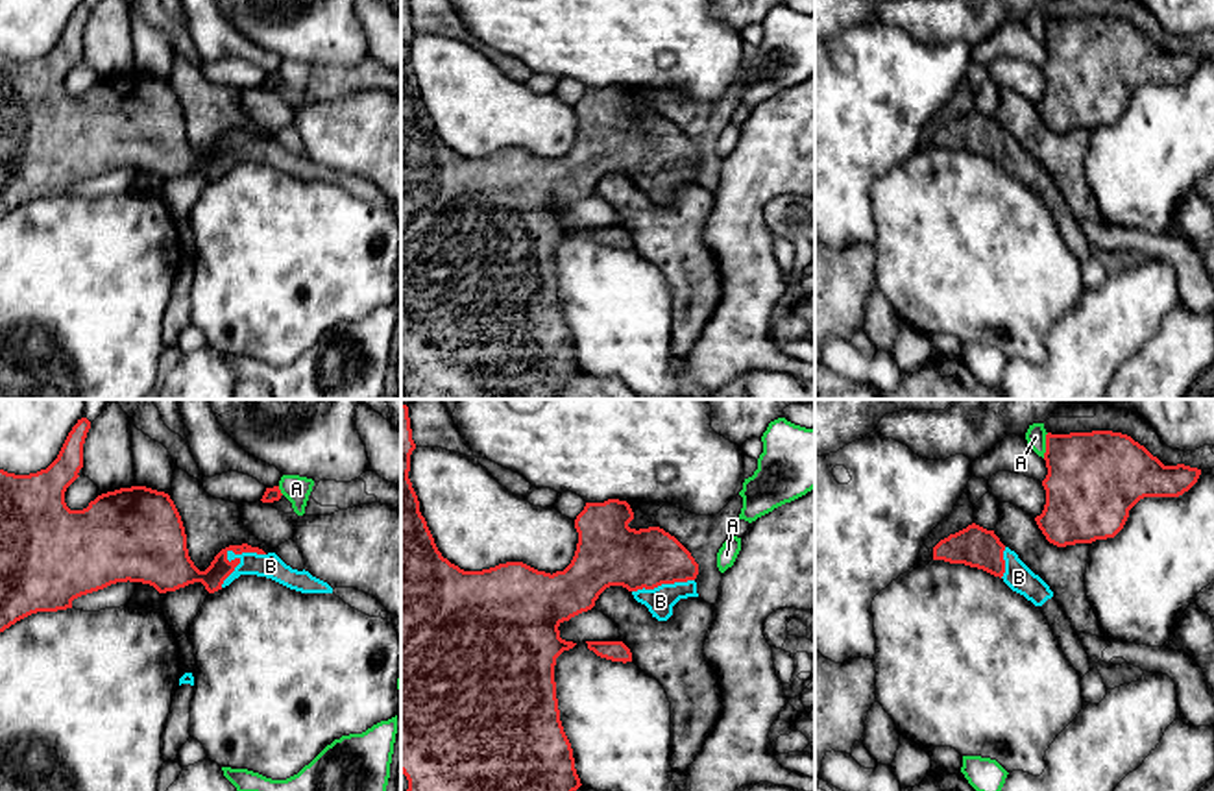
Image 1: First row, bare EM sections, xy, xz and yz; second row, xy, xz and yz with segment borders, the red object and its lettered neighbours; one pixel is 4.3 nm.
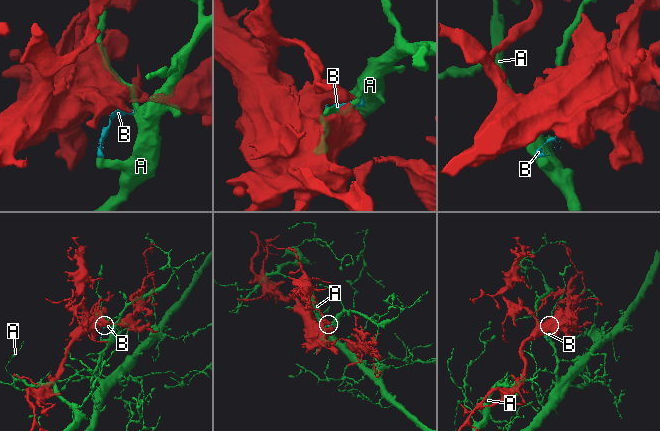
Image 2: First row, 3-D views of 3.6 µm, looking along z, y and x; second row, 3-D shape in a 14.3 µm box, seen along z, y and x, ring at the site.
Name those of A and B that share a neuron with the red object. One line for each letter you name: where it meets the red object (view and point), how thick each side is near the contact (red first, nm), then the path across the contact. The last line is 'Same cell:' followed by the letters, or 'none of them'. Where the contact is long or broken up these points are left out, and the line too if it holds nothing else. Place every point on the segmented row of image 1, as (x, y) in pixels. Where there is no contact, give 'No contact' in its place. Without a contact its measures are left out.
B: Touches red at xy (239, 559). Thickness 120 nm (red) against 110 nm. Path across: xy (183, 571), (218, 575), (239, 559), (270, 566)
Same cell: B

